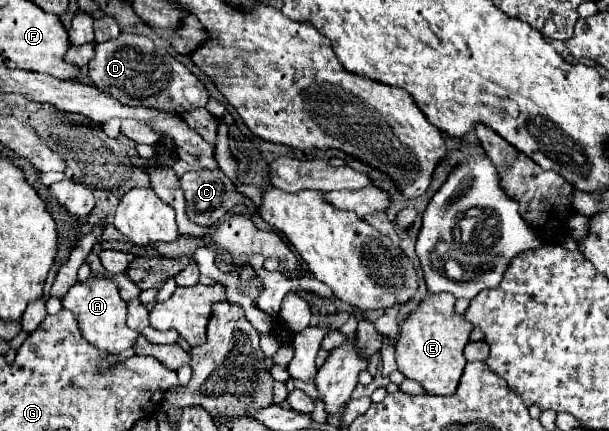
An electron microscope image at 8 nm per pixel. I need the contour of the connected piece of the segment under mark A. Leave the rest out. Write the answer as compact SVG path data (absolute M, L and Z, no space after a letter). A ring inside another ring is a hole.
M91 277L85 283L75 283L69 293L63 297L63 307L69 309L79 323L79 329L83 333L83 337L97 349L101 351L109 351L109 353L119 353L129 349L135 339L137 339L137 331L129 329L125 325L125 315L127 315L127 307L125 301L121 299L117 285L111 279L99 279L99 277Z

